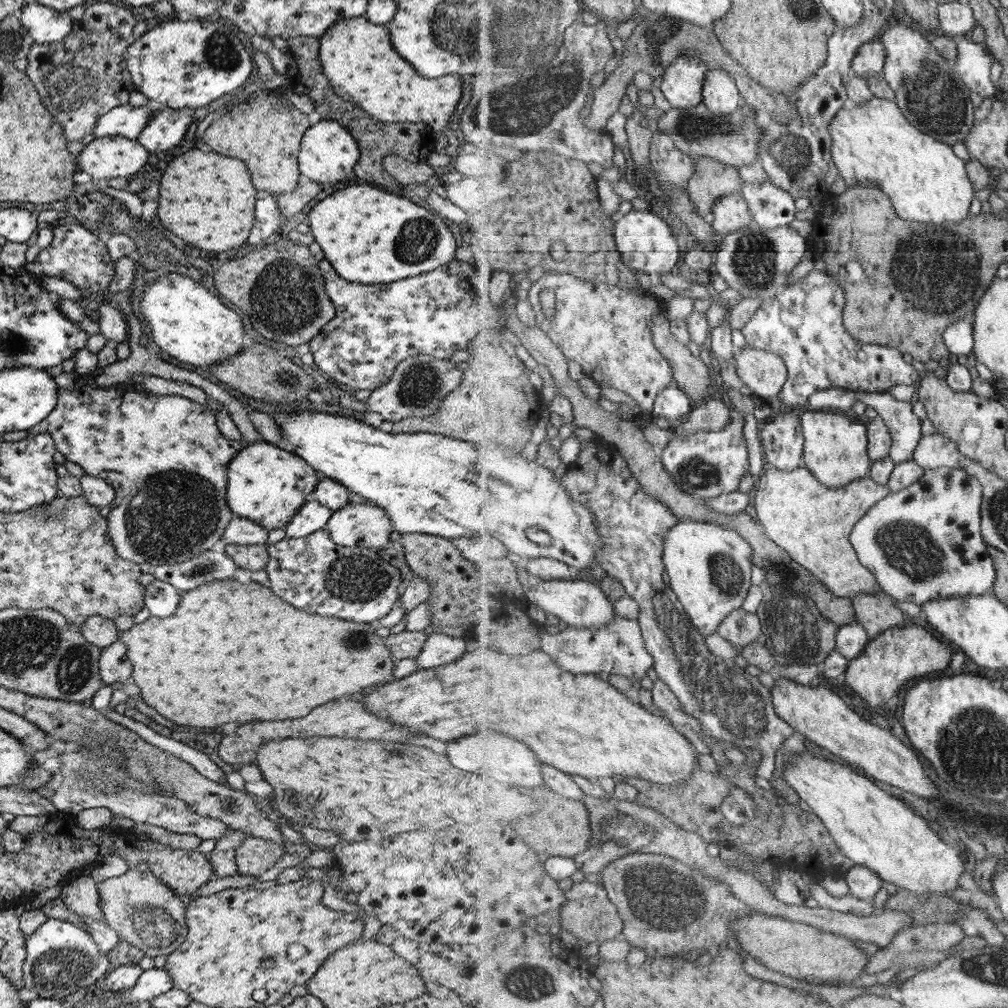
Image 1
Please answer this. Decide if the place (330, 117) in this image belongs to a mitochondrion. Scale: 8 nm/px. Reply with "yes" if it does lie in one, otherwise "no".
no

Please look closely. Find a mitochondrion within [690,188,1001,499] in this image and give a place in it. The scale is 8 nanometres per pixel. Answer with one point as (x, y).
(937, 275)

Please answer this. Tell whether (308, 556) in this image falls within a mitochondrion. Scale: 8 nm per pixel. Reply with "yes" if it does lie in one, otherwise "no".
yes

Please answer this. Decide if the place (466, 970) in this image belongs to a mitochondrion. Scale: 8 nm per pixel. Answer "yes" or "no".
yes

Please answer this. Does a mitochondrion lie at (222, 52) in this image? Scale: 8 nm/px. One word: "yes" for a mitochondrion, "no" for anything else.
yes

